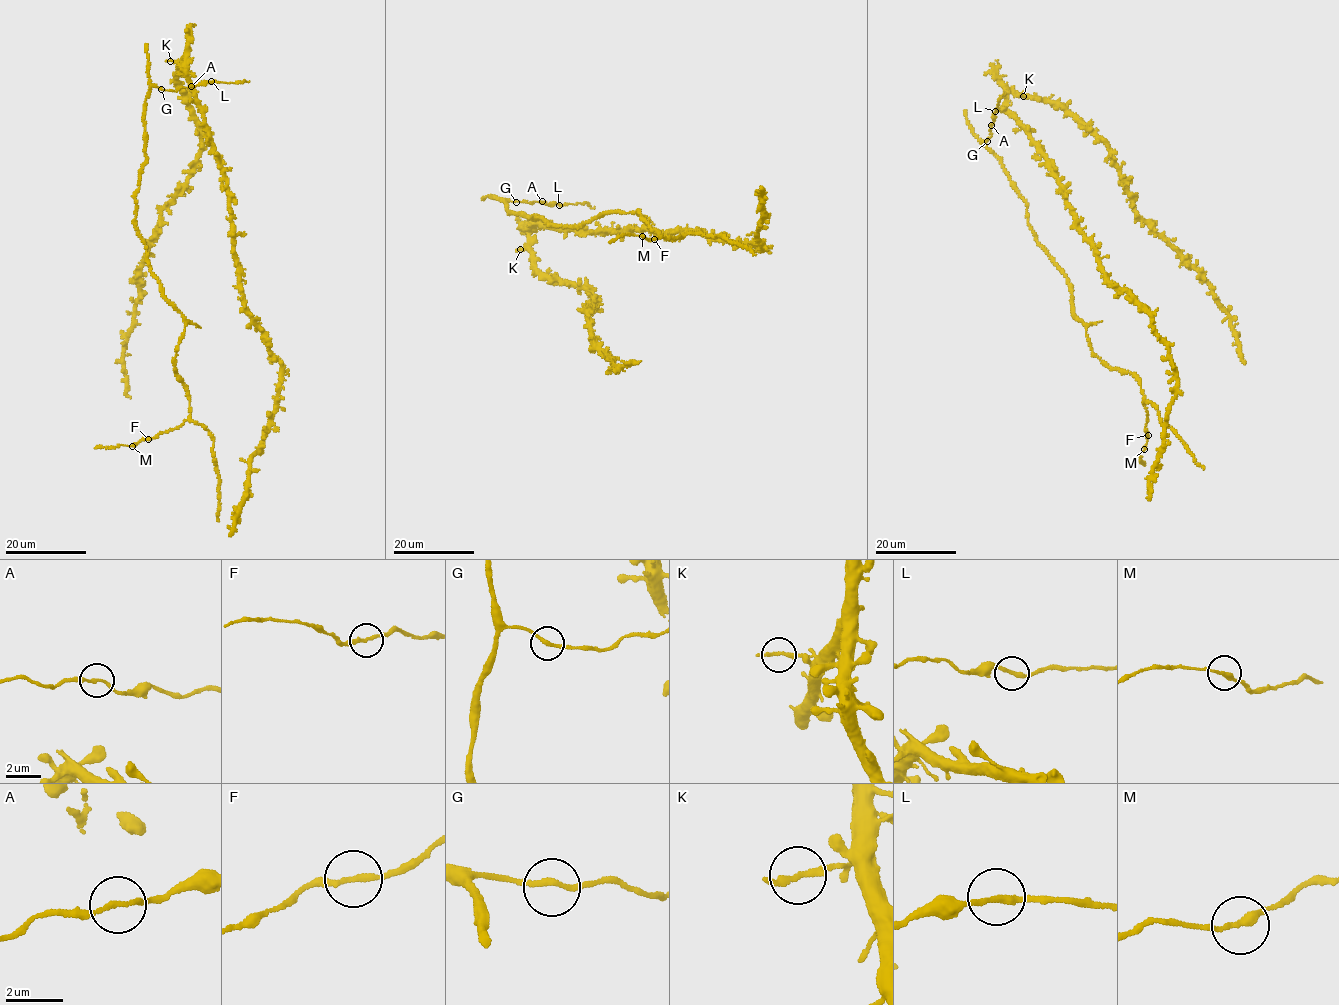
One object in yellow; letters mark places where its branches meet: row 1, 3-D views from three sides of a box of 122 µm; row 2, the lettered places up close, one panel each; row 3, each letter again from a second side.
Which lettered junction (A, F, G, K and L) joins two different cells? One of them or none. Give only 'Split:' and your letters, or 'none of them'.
Split: none of them

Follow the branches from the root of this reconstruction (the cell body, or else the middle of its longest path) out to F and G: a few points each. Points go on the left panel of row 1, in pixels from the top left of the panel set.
F: (201, 83), (151, 86), (144, 106), (134, 221), (152, 275), (182, 315), (174, 363), (190, 413), (148, 438)
G: (201, 83), (175, 91), (161, 89)

